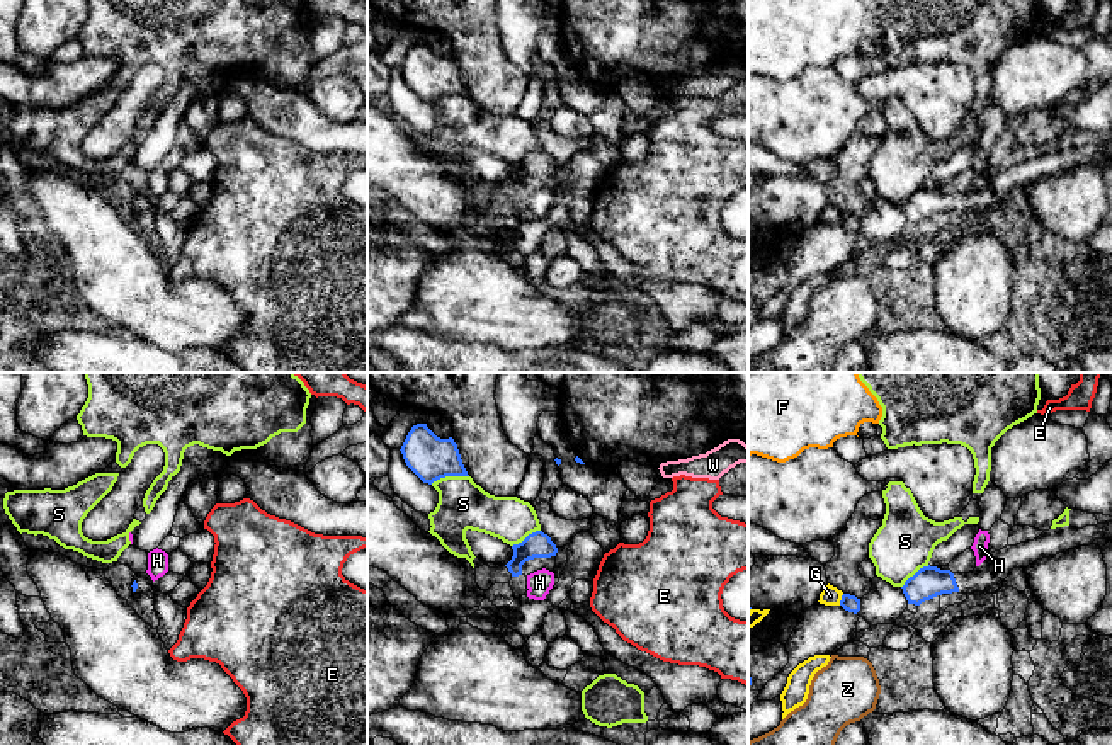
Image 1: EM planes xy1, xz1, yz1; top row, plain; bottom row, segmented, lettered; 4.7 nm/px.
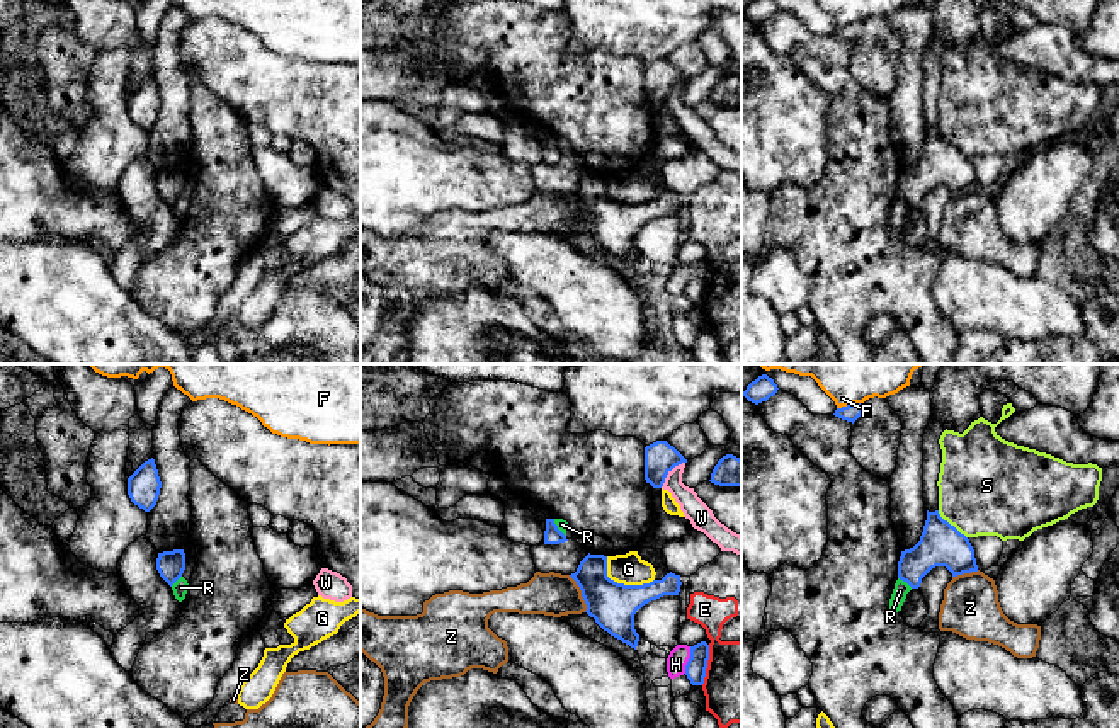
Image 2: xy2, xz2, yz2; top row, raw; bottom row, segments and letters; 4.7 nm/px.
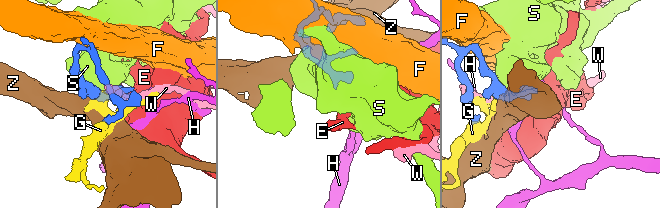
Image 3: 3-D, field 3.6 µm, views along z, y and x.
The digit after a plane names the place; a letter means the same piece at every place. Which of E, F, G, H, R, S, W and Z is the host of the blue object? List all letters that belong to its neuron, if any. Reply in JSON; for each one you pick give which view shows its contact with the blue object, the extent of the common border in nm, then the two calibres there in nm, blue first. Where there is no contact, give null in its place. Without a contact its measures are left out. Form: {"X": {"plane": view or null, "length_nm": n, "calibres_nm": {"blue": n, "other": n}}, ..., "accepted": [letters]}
{"accepted": []}

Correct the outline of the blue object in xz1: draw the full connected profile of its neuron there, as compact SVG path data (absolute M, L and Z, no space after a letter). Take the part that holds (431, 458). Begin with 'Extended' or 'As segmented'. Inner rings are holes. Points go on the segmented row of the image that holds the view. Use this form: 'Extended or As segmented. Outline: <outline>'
As segmented. Outline: M427 424L413 425L400 451L406 466L423 483L432 485L445 476L469 476L454 439L437 437Z

